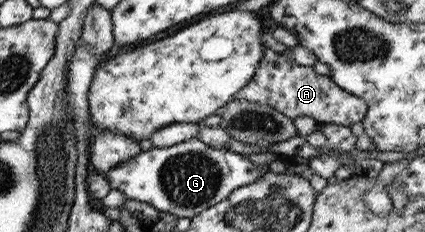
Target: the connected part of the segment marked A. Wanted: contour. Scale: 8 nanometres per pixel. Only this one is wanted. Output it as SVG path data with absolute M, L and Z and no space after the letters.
M289 49L278 54L276 64L266 62L258 64L254 70L254 76L232 96L232 99L244 99L272 107L292 120L296 116L308 116L319 124L350 127L364 119L367 106L362 98L342 90L332 82L329 75L317 74L312 66L300 66L293 63L289 58Z

